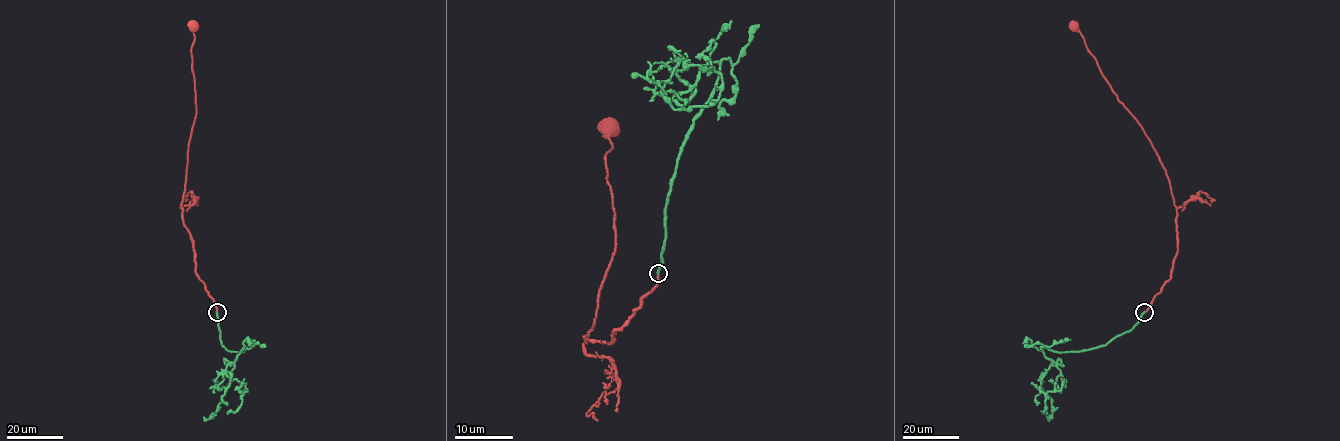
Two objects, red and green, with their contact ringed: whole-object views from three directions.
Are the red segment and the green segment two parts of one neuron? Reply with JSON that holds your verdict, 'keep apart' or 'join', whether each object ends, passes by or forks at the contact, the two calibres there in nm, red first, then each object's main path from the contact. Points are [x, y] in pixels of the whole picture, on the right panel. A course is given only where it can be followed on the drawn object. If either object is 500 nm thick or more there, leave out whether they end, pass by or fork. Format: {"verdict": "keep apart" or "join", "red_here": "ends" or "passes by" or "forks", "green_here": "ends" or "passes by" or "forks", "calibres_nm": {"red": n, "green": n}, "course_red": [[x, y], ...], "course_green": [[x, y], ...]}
{"verdict": "join", "red_here": "ends", "green_here": "ends", "calibres_nm": {"red": 160, "green": 240}, "course_red": [[1144, 312], [1171, 278], [1178, 249], [1177, 207], [1166, 169], [1139, 122], [1118, 99], [1074, 25]], "course_green": [[1144, 312], [1105, 345], [1042, 348], [1060, 371], [1058, 386], [1065, 381], [1045, 395], [1046, 414]]}

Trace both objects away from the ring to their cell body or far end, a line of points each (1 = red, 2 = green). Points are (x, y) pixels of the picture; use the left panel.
1: (216, 312), (205, 285), (195, 272), (193, 240), (183, 223), (181, 205), (188, 145), (196, 114), (193, 25)
2: (216, 312), (221, 343), (230, 351), (246, 347), (218, 386), (238, 380), (247, 391), (240, 407), (228, 414)

